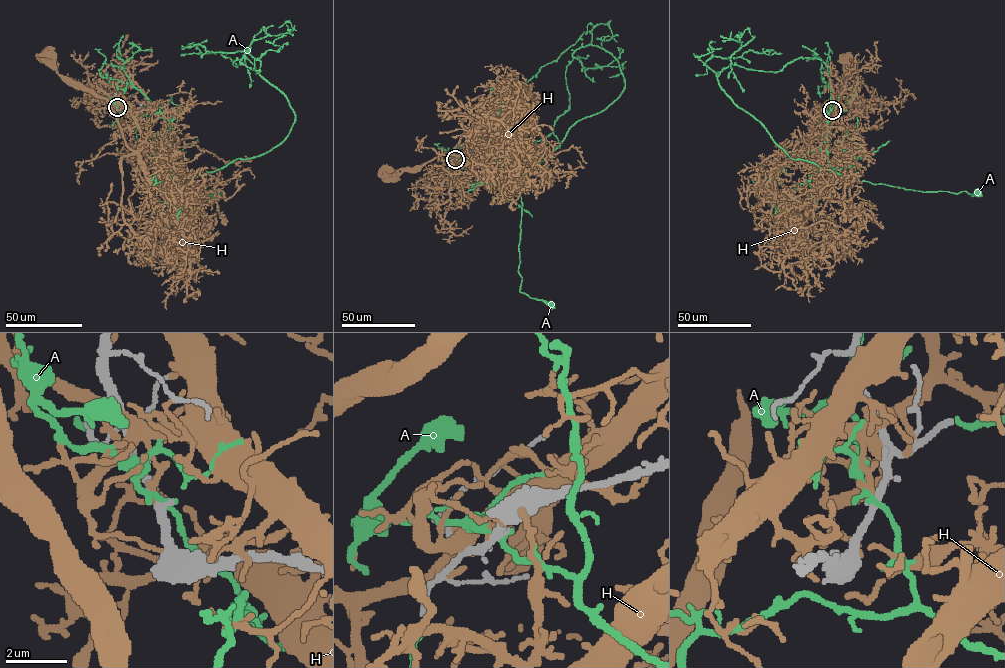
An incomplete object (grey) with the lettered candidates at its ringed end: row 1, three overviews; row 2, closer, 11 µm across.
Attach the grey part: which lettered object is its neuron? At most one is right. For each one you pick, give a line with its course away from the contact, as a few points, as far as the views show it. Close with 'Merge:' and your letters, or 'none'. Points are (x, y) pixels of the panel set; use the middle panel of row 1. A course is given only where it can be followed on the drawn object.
A: via (455, 159), (472, 166), (496, 153), (506, 154), (501, 154), (518, 174), (522, 204), (520, 291), (551, 302)
Merge: A

